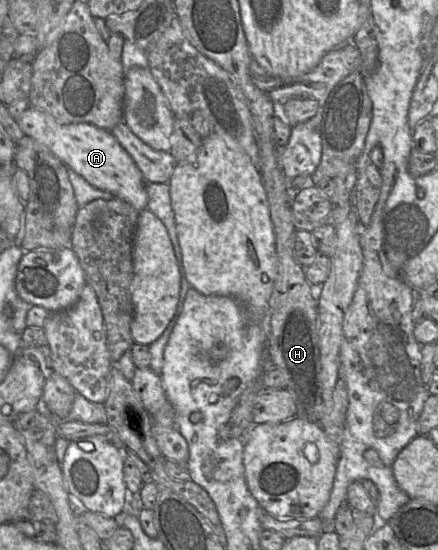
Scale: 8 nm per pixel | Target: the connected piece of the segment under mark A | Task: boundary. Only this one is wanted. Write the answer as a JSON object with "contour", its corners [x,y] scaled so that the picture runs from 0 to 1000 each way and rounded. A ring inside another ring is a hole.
{"contour":[[[66,193],[37,220],[57,247],[110,267],[137,293],[201,333],[295,367],[317,385],[336,380],[336,331],[304,287],[253,240],[203,224],[142,227],[75,193]]]}

